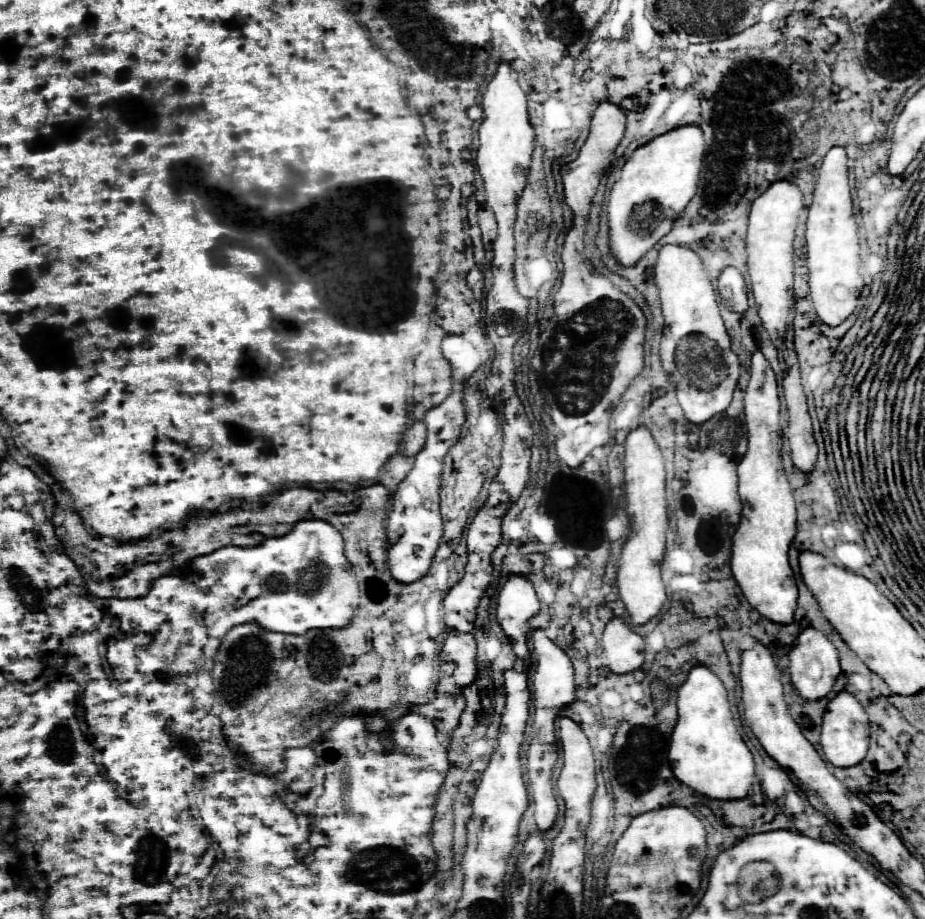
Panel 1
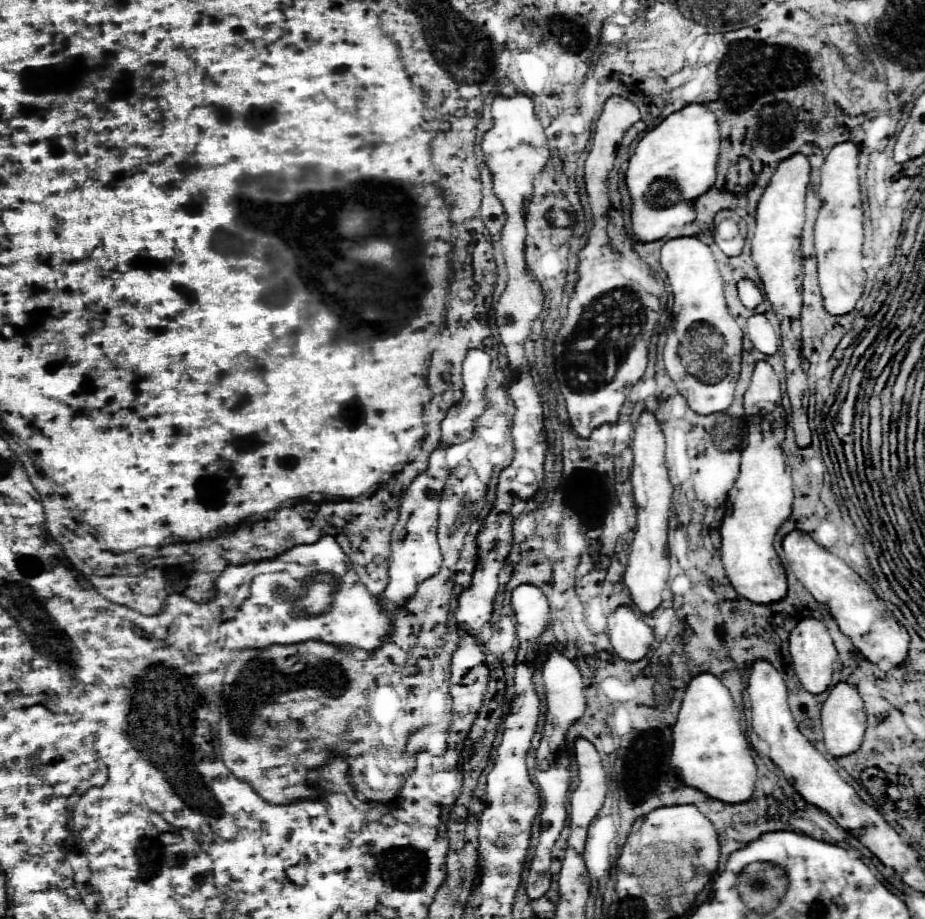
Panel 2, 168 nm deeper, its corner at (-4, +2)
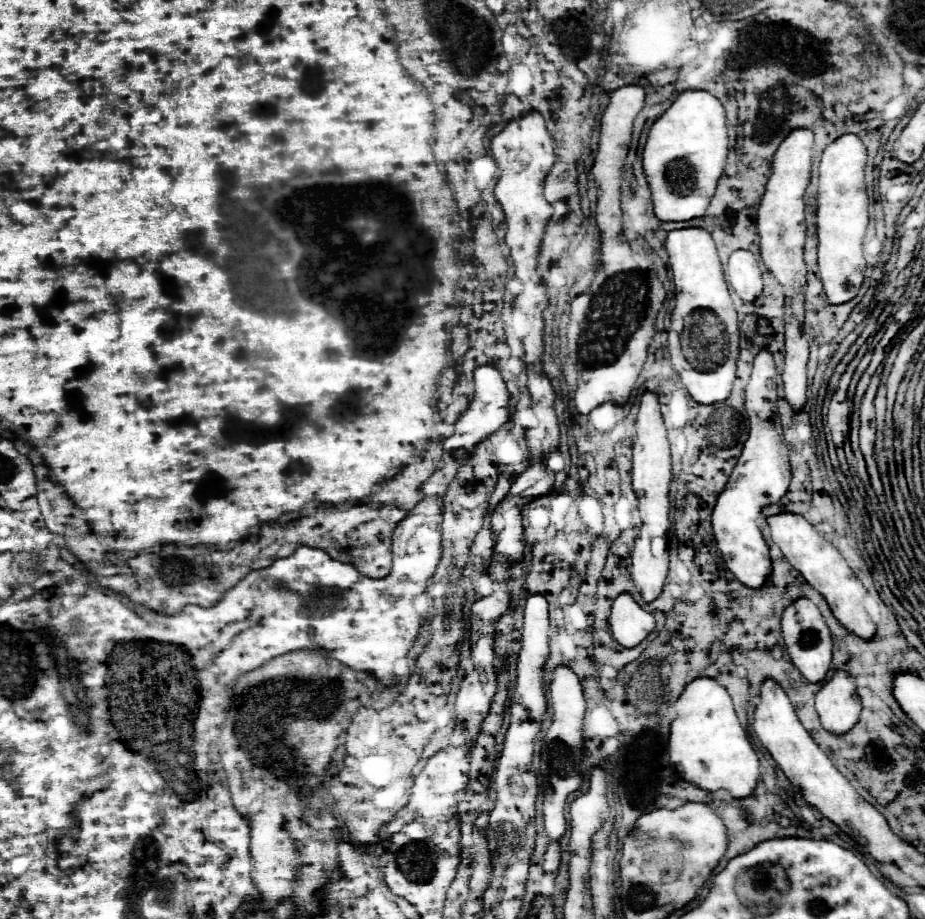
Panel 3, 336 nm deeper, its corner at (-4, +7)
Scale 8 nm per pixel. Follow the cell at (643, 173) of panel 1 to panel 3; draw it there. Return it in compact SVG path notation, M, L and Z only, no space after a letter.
M686 90L652 124L642 152L654 214L660 222L686 222L704 216L728 156L726 114L718 98L704 90Z

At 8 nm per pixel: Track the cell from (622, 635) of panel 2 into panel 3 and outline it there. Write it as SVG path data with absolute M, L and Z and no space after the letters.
M620 594L612 604L610 632L624 648L634 648L654 630L654 616L642 610L630 594Z

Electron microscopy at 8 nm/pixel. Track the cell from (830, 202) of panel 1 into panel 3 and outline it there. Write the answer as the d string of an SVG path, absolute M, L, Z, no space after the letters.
M854 134L836 138L822 154L817 195L816 227L818 266L824 294L830 304L850 302L864 280L866 260L862 254L862 238L868 226L868 196L864 186L866 146Z

